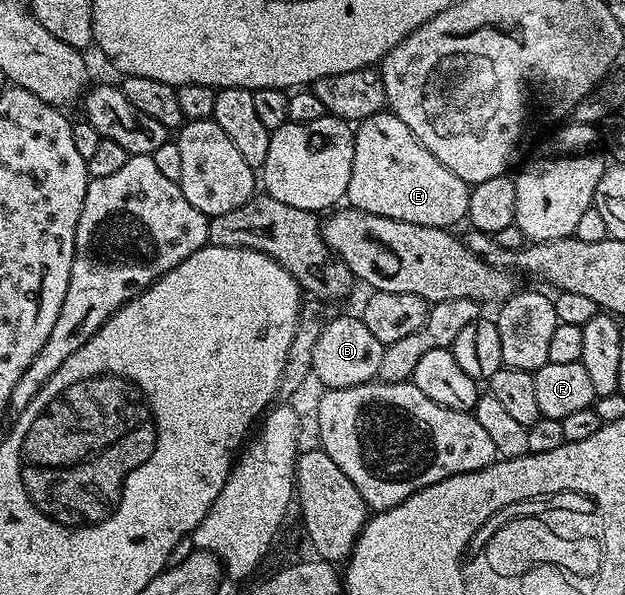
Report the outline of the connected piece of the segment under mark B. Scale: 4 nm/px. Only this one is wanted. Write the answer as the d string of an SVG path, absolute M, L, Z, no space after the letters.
M361 316L334 317L326 326L318 329L316 347L312 351L312 373L323 381L326 389L356 387L375 380L380 371L380 359L384 359L386 346L368 331Z

